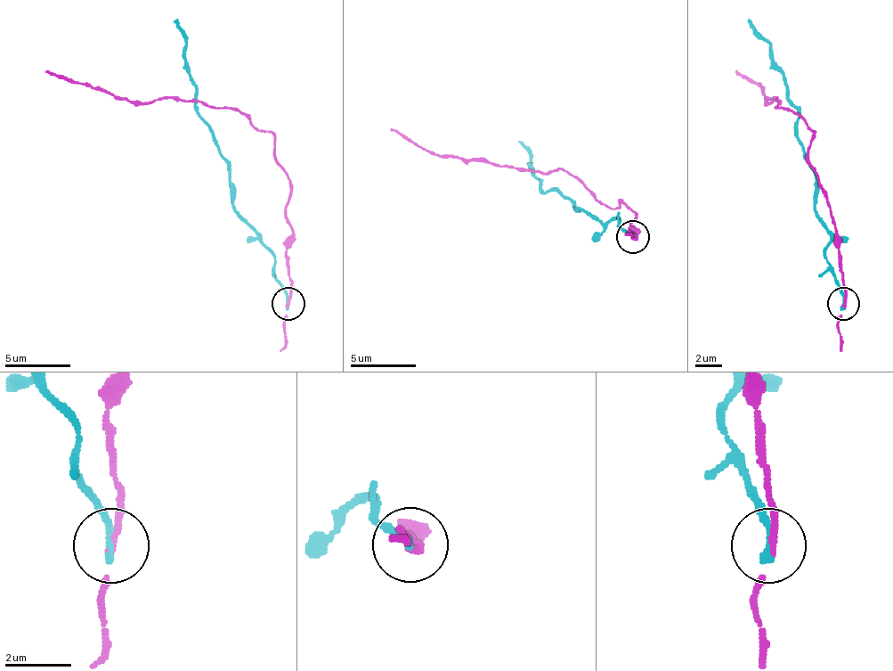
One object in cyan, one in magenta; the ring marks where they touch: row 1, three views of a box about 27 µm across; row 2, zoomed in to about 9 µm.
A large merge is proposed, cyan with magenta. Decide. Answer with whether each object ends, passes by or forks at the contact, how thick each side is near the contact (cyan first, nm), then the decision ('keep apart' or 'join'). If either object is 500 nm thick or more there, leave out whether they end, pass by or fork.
cyan ends; magenta passes by; calibres 220 and 170 nm; keep apart

